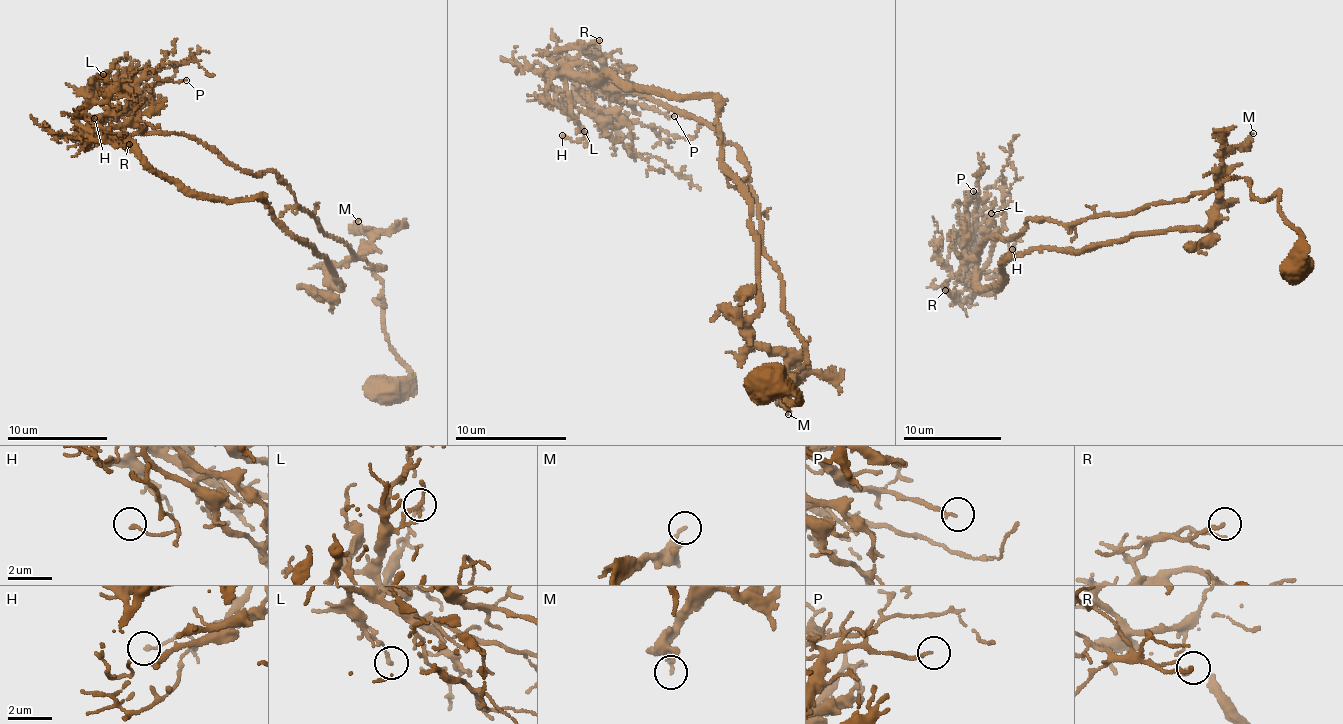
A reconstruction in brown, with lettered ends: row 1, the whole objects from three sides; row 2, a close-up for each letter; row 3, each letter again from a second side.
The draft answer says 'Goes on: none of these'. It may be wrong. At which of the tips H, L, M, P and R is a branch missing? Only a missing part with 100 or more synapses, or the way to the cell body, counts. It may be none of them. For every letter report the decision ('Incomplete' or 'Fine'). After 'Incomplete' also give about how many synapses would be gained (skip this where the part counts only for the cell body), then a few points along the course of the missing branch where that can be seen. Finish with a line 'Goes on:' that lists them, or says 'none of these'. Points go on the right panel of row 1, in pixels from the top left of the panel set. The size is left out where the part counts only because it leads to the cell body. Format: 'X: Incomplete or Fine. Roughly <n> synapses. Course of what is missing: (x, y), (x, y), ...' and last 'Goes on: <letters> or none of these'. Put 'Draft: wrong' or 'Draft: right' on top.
Draft: right
H: Fine
L: Fine
M: Fine
P: Fine
R: Fine
Goes on: none of these

